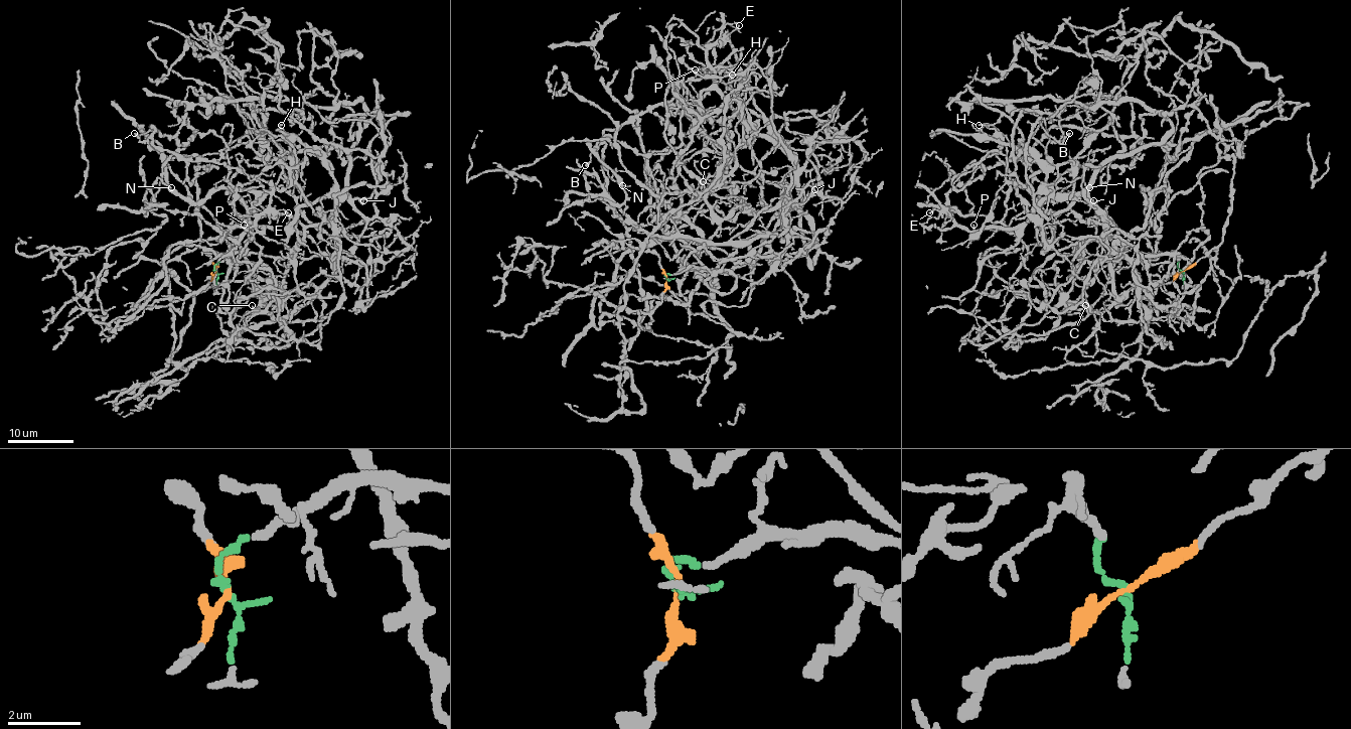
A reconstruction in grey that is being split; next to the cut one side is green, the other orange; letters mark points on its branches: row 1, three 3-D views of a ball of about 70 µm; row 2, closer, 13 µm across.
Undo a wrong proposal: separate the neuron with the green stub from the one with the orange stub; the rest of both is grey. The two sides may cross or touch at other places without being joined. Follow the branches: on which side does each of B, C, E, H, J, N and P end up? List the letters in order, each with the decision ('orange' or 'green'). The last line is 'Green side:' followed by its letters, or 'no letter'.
B: orange
C: green
E: green
H: green
J: green
N: orange
P: green
Green side: C, E, H, J, P

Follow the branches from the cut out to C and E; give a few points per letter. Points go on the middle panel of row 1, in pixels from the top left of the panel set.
C: (666, 279), (693, 270), (759, 281), (787, 243), (785, 202), (721, 219), (703, 180)
E: (666, 279), (693, 270), (759, 281), (787, 243), (793, 162), (754, 136), (716, 84), (708, 50), (739, 24)

